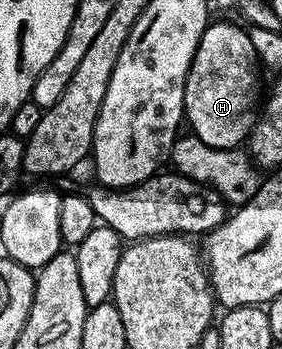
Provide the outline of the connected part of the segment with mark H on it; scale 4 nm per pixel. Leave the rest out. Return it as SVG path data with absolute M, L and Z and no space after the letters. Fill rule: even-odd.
M215 21L208 22L207 28L203 31L203 36L199 38L197 45L197 53L193 53L193 61L187 70L185 77L185 93L183 94L183 113L185 116L185 123L188 127L190 134L196 135L205 145L216 147L217 149L235 149L240 145L239 142L246 140L251 134L251 130L255 128L255 120L257 112L261 107L261 95L259 99L259 71L261 72L260 64L257 62L257 56L253 49L253 41L249 41L246 30L241 26L238 27L235 23L215 23Z

